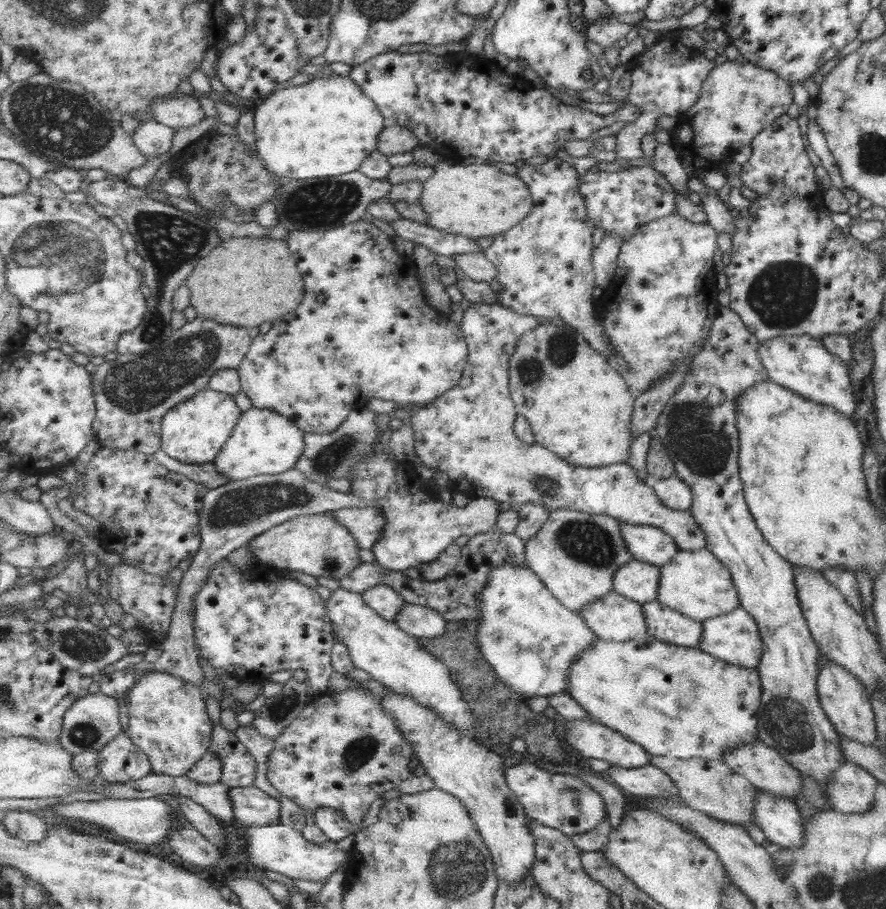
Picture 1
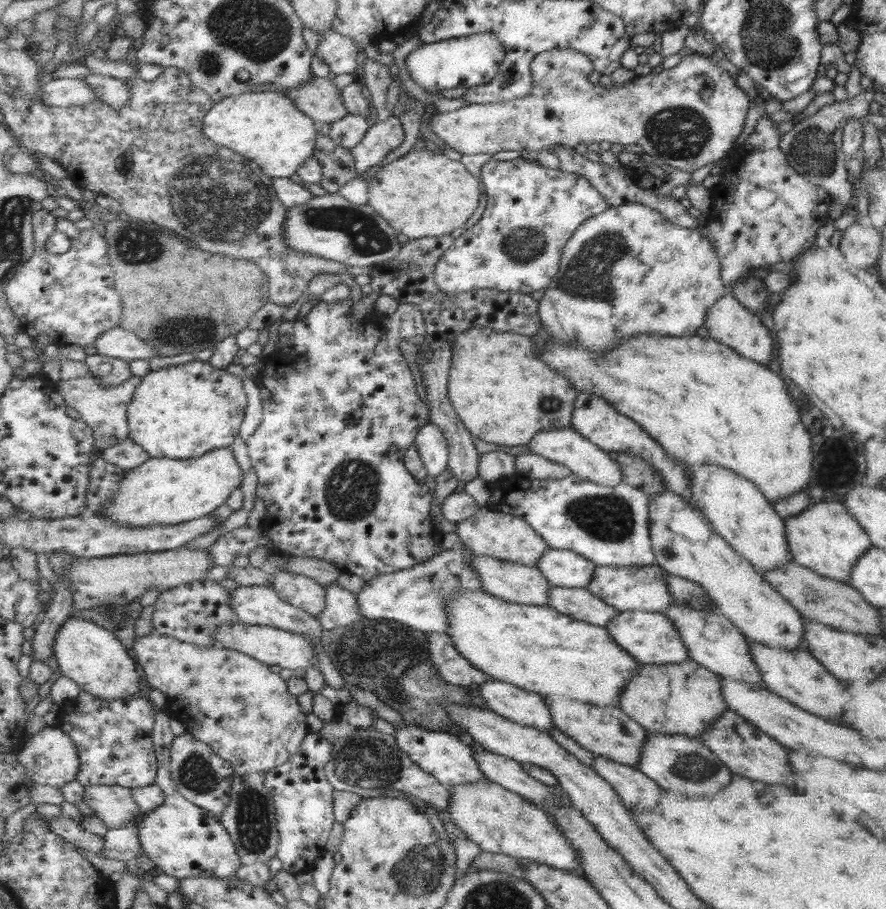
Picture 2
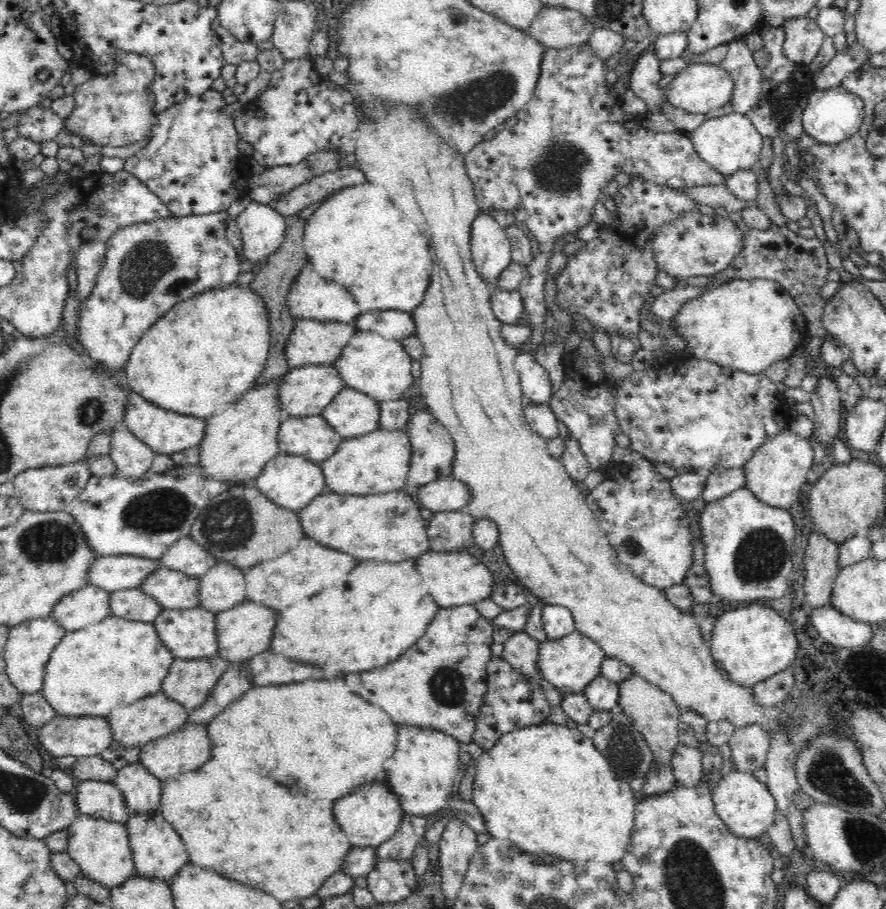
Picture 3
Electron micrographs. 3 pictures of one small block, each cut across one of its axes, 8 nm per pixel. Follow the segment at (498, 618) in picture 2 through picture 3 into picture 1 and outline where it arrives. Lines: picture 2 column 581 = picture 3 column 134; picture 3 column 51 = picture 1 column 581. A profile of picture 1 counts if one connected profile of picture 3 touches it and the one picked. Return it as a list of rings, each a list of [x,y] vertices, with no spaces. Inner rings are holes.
[[[648,635],[625,642],[599,638],[569,671],[571,678],[565,692],[570,692],[595,717],[595,722],[617,729],[652,756],[722,761],[725,748],[758,740],[755,728],[761,687],[755,669],[729,664],[700,649],[667,643]]]

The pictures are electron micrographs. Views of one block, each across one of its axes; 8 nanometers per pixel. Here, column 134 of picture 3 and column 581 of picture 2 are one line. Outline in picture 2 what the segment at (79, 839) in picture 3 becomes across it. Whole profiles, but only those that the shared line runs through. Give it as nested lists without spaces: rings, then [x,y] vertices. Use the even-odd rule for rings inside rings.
[[[477,781],[451,787],[448,808],[452,821],[485,852],[507,854],[513,858],[531,860],[556,869],[584,874],[580,852],[562,833],[556,820],[545,808],[516,792],[494,783]]]

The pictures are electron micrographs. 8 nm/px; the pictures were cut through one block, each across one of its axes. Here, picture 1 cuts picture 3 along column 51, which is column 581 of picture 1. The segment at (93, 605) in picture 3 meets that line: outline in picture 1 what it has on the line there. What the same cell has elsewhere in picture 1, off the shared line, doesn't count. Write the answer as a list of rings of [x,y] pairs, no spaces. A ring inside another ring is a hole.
[[[615,591],[589,604],[581,616],[603,640],[625,642],[649,635],[644,603]]]

